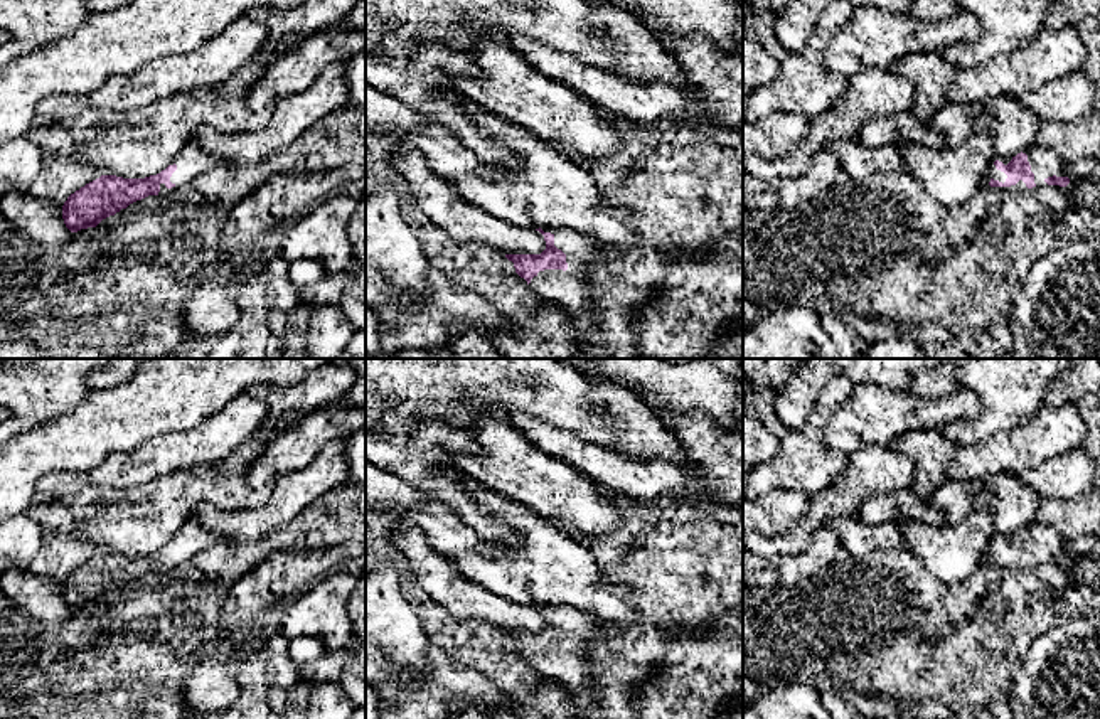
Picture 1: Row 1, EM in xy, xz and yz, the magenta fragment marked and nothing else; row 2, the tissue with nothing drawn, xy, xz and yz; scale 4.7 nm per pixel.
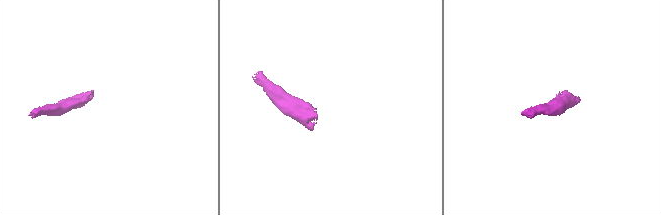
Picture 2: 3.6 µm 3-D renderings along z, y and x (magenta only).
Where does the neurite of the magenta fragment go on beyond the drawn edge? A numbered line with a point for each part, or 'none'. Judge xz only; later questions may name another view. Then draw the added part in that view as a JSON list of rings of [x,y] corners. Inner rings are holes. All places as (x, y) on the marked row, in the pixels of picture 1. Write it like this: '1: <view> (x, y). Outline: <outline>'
1: xz (566, 290). Outline: [[[542,227],[542,231],[554,236],[554,246],[566,254],[568,269],[539,271],[529,288],[579,323],[593,323],[598,312],[585,301],[591,293],[585,276],[591,266],[605,261],[605,254],[593,239],[579,232],[564,227]]]

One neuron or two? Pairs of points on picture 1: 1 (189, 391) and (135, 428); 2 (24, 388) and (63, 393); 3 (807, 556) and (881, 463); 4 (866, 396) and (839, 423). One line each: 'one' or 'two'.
1: one
2: one
3: two
4: one

